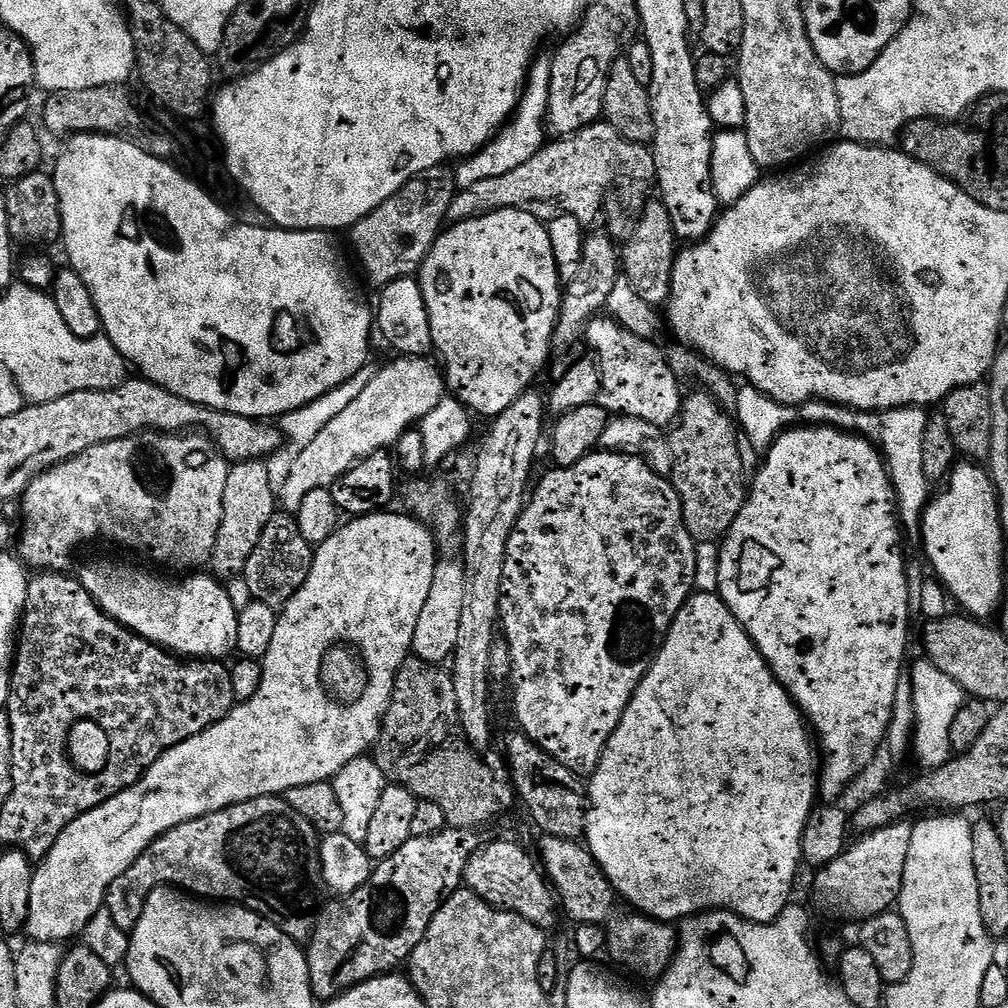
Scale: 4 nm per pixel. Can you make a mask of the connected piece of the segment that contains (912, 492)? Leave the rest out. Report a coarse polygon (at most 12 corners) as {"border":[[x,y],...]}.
{"border":[[881,413],[880,448],[897,519],[919,533],[931,483],[921,465],[929,415]]}

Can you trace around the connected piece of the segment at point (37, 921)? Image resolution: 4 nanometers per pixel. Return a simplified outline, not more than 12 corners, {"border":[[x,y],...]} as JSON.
{"border":[[408,514],[315,549],[262,686],[74,818],[26,932],[65,942],[162,834],[380,737],[438,559]]}

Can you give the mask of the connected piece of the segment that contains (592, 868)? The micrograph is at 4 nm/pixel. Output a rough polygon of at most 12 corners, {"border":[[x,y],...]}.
{"border":[[541,835],[538,860],[563,915],[602,926],[607,955],[649,982],[677,929],[620,912],[580,840]]}

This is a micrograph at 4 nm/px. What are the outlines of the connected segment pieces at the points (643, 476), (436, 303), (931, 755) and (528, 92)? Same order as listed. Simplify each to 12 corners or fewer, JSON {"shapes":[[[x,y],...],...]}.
{"shapes":[[[591,452],[502,570],[519,731],[595,772],[696,587],[680,495]],[[547,223],[445,227],[418,279],[446,388],[494,418],[548,360]],[[911,665],[921,769],[946,766],[966,694],[938,666]],[[537,55],[511,120],[454,169],[457,189],[546,145],[552,56]]]}

